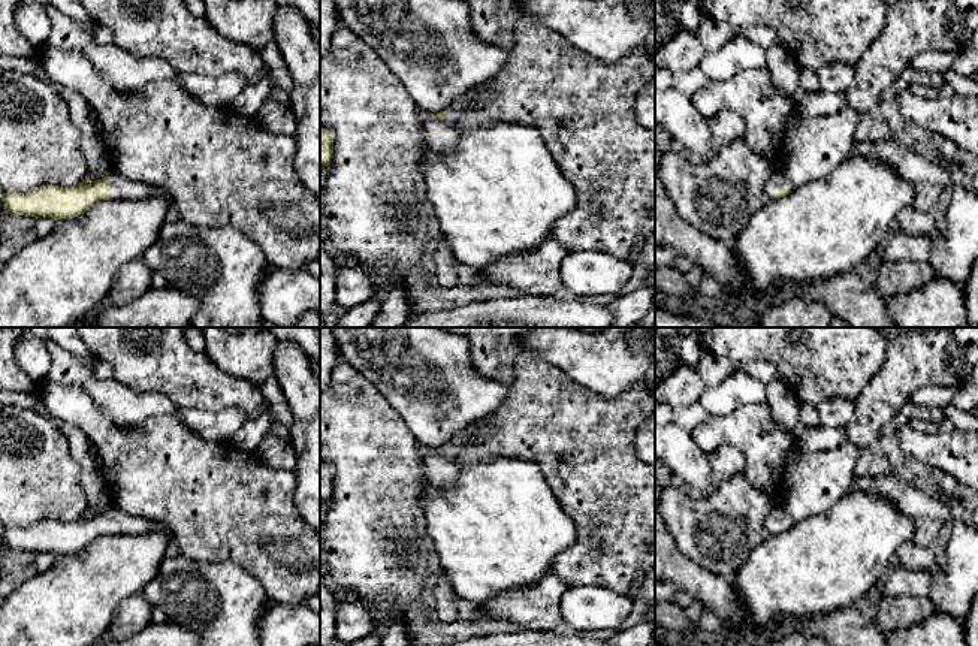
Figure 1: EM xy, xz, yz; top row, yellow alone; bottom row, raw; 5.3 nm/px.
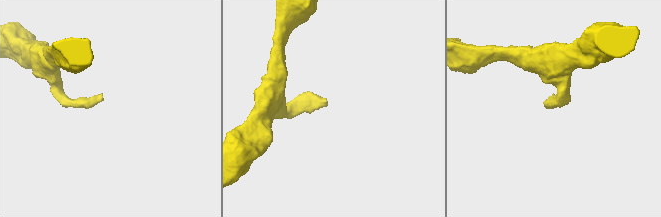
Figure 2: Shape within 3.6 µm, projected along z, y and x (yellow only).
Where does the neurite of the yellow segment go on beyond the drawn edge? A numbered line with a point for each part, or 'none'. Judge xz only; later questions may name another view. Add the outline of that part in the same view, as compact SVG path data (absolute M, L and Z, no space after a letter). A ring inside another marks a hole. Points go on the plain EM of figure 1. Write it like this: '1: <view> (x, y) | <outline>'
1: xz (453, 446) | M467 426L458 431L447 443L444 443L446 453L443 456L450 462L456 462L462 446L468 440L482 441L488 438L490 434L492 434L490 426L480 428L479 431L471 431L470 426Z

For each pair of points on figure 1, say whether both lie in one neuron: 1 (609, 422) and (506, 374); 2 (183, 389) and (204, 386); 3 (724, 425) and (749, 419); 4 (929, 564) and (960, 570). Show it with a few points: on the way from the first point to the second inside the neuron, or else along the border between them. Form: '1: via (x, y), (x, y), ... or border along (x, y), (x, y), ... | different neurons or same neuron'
1: border along (522, 352), (513, 364), (513, 379), (507, 385) | different neurons
2: via (187, 386), (199, 386) | same neuron
3: via (730, 425), (743, 425) | same neuron
4: border along (939, 567), (932, 573) | different neurons

